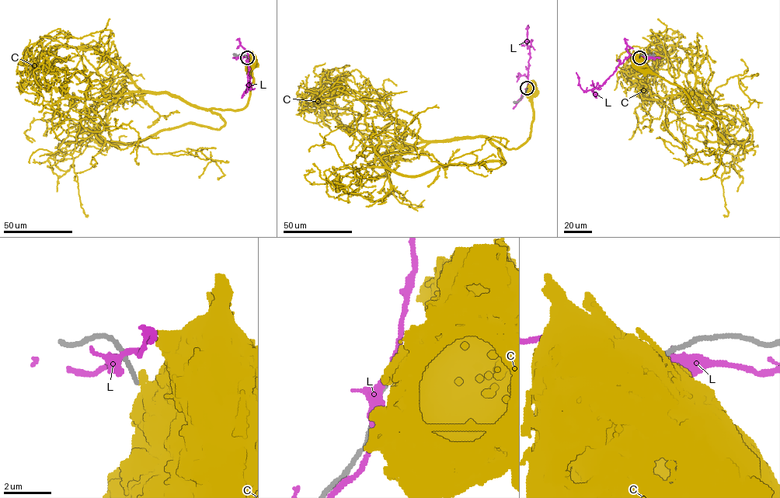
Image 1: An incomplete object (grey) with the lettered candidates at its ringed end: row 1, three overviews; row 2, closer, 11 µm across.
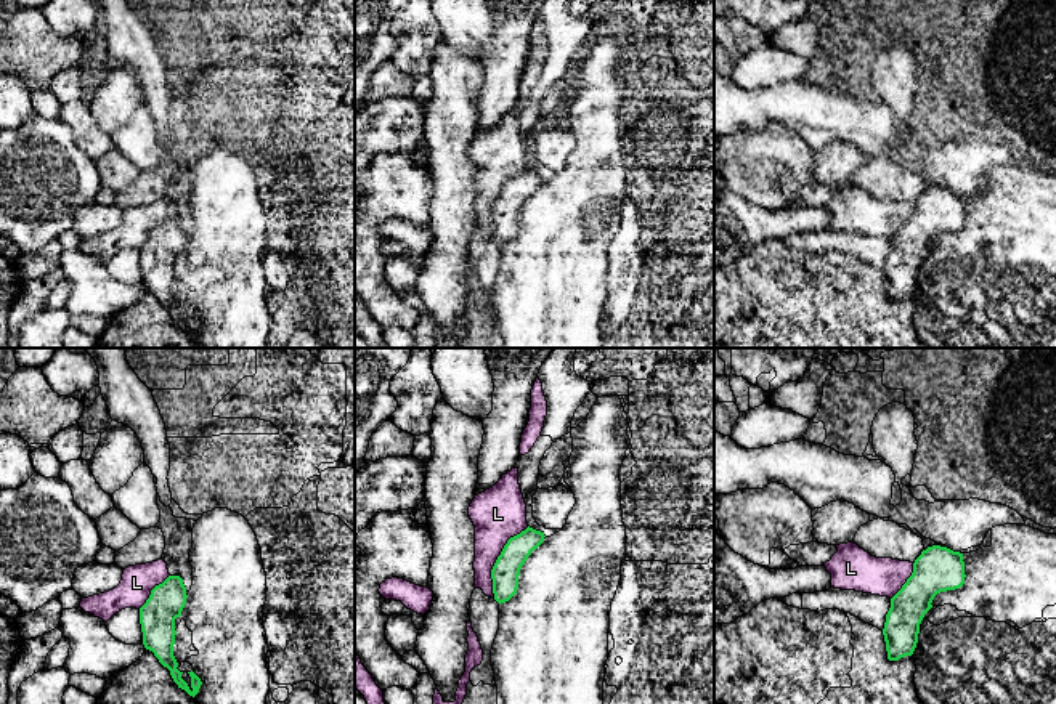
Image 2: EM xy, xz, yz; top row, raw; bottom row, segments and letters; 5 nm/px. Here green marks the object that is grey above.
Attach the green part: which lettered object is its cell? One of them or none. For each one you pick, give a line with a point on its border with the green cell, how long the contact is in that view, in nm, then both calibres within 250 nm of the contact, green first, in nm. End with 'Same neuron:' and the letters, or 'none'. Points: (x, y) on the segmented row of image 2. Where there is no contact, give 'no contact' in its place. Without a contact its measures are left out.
Same neuron: none

